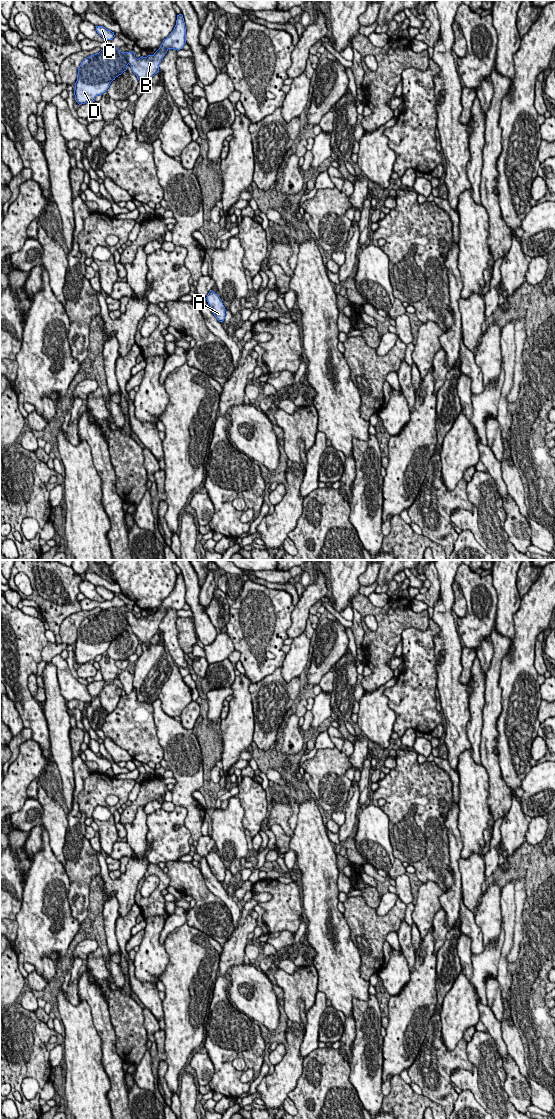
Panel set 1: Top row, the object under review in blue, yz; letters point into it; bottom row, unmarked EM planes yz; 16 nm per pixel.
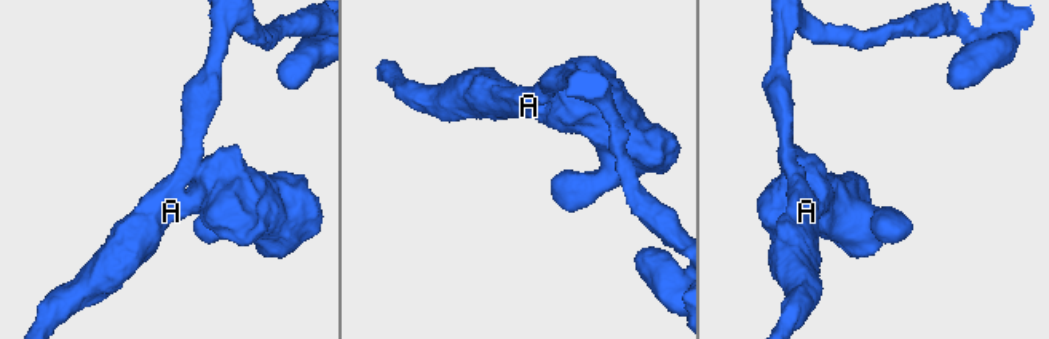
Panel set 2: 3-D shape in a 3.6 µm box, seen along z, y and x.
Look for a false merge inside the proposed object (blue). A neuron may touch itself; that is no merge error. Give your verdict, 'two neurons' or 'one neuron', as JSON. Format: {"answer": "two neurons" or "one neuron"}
{"answer": "one neuron"}

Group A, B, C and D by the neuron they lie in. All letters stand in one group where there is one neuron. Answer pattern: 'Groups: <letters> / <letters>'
Groups: A B C D

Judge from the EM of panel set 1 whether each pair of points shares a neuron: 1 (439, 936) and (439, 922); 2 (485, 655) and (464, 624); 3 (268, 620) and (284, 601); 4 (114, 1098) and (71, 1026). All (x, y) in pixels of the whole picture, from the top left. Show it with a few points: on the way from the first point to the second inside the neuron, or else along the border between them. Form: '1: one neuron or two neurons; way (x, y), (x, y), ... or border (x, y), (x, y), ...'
1: one neuron; way (439, 933), (439, 925)
2: two neurons; border (489, 635), (482, 641), (476, 652)
3: one neuron; way (272, 615), (279, 606)
4: two neurons; border (103, 1066), (110, 1086), (107, 1098), (111, 1108)

